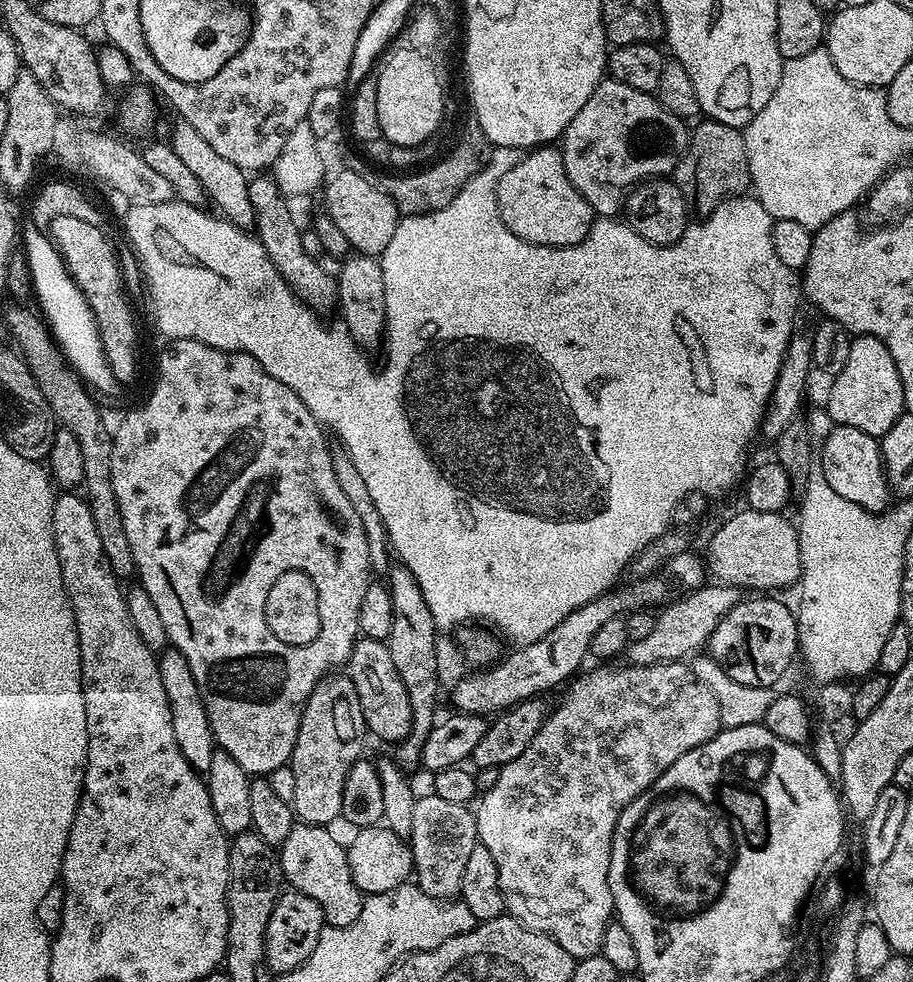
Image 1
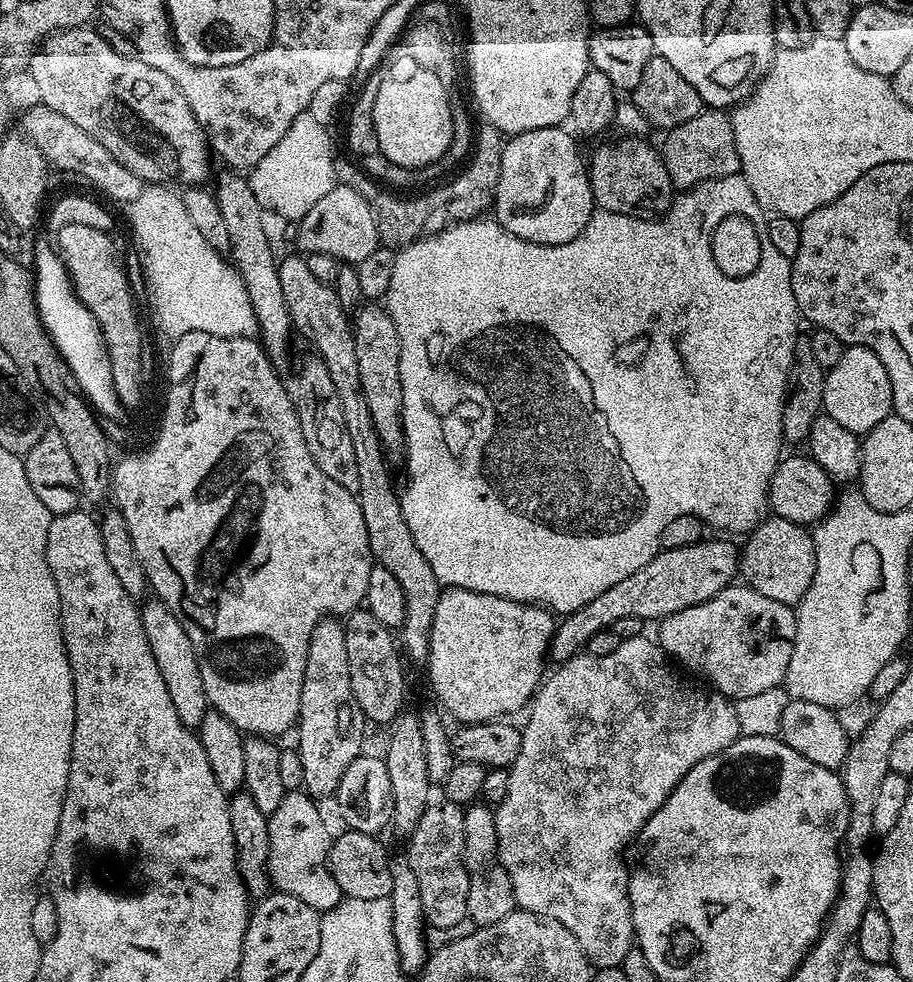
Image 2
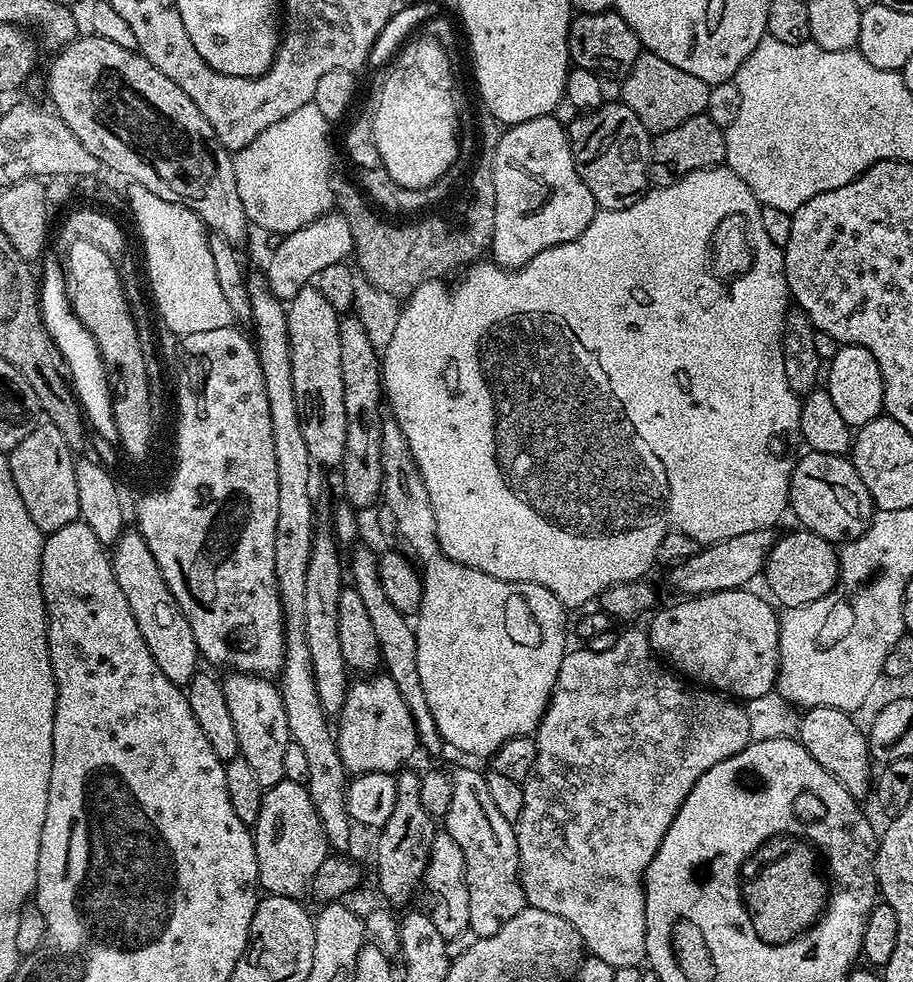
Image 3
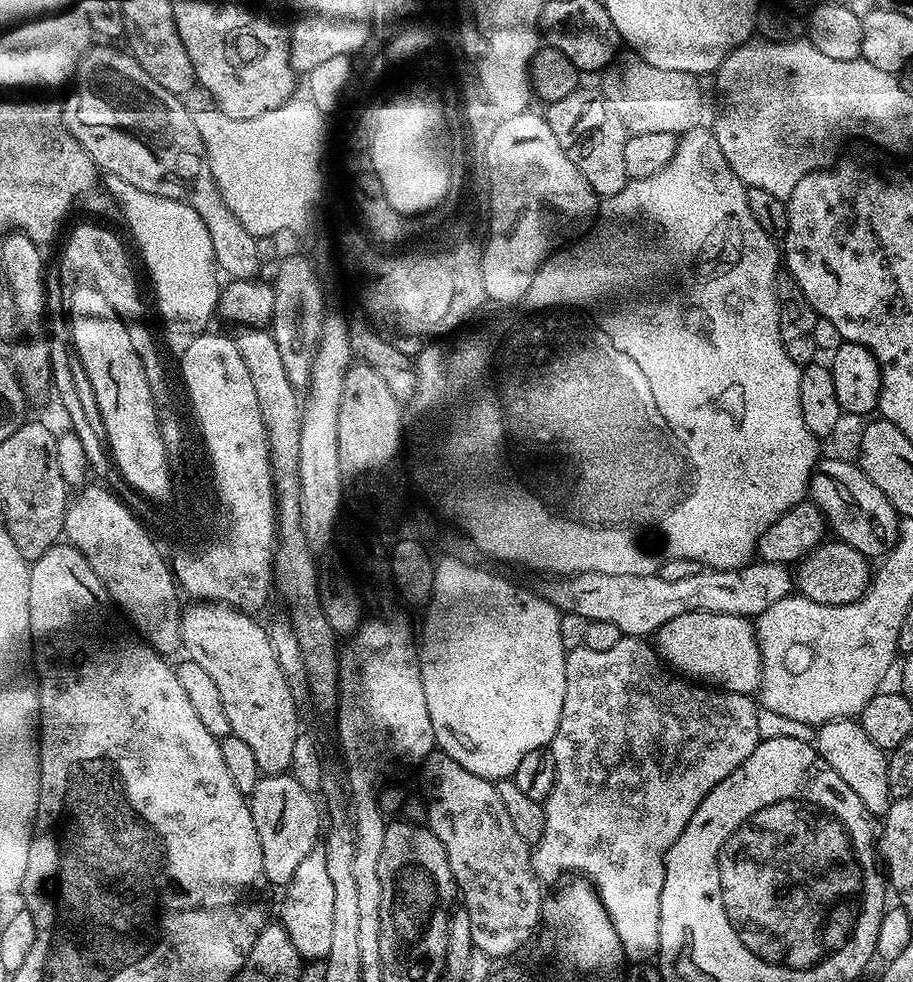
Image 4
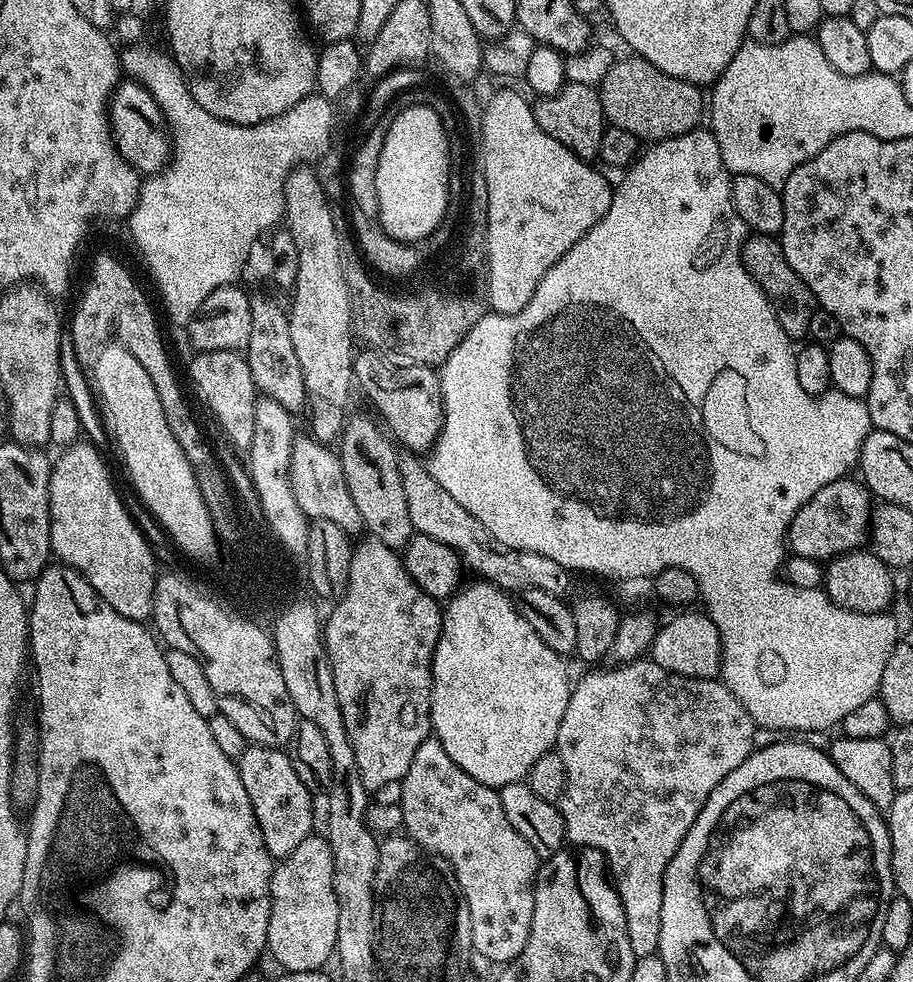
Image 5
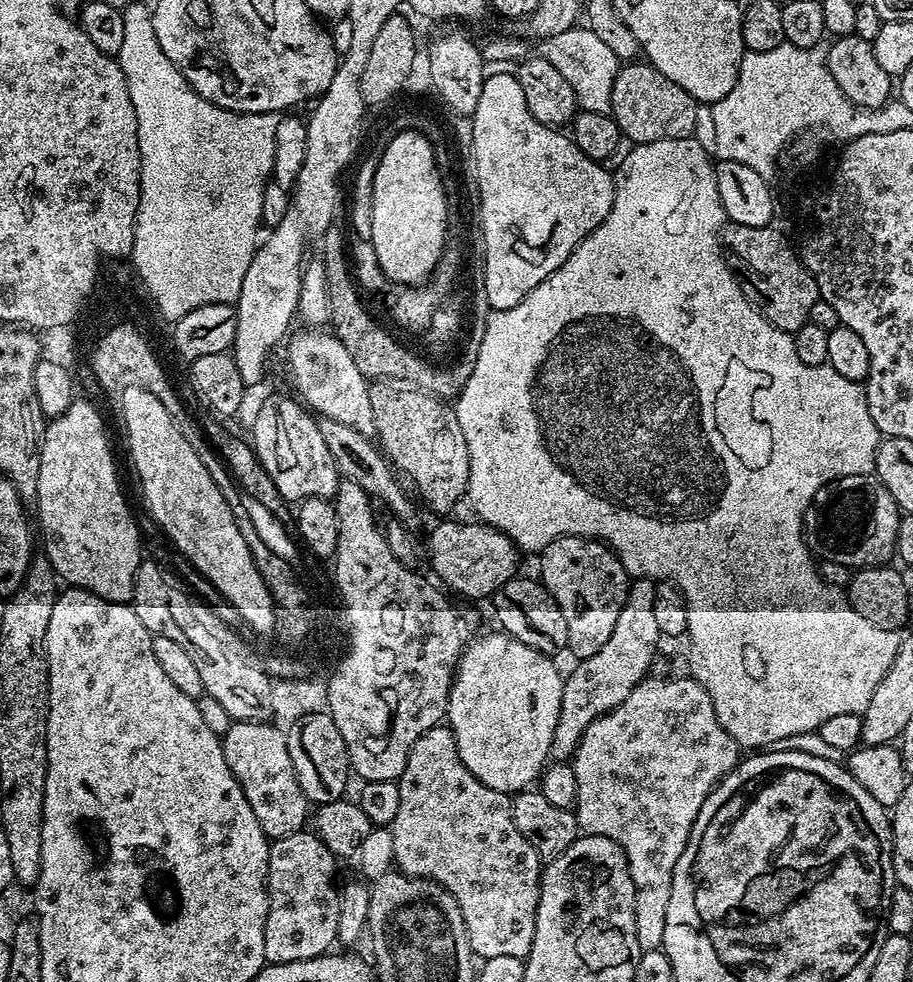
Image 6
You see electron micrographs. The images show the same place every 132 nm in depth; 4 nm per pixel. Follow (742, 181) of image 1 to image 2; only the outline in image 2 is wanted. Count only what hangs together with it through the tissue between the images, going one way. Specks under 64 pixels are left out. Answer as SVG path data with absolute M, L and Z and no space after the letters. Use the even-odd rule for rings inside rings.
M705 107L704 111L694 114L694 118L682 122L682 126L667 129L665 136L668 137L664 140L662 155L673 189L697 188L708 180L721 180L740 172L732 117L723 108Z

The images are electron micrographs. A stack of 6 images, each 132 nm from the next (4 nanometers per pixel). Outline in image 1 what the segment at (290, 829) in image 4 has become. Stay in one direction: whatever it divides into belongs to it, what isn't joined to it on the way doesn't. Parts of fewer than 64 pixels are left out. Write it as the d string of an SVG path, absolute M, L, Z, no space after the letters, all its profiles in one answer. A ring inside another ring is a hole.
M293 823L290 834L286 834L286 842L278 849L280 868L291 891L301 892L318 902L327 927L350 926L362 910L364 896L350 874L345 845L339 844L328 832L331 831L319 824Z

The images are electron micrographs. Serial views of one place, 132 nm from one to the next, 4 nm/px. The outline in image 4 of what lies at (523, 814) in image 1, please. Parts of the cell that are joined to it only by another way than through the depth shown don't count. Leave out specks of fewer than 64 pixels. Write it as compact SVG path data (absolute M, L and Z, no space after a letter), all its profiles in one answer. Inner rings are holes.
M621 638L606 650L586 650L574 648L567 653L564 665L564 701L562 714L558 718L558 726L554 730L554 738L550 745L557 763L557 778L554 788L550 790L546 801L547 827L538 844L538 852L548 860L576 860L577 865L591 869L599 884L599 892L603 896L608 914L616 927L618 938L622 940L624 954L629 960L651 960L656 955L658 946L658 898L664 877L664 855L668 852L670 842L678 838L682 826L690 822L690 814L698 810L702 798L726 778L745 760L759 742L758 718L761 709L754 702L751 693L735 691L732 688L714 688L699 682L685 682L675 675L667 676L658 663L657 657L640 638Z

